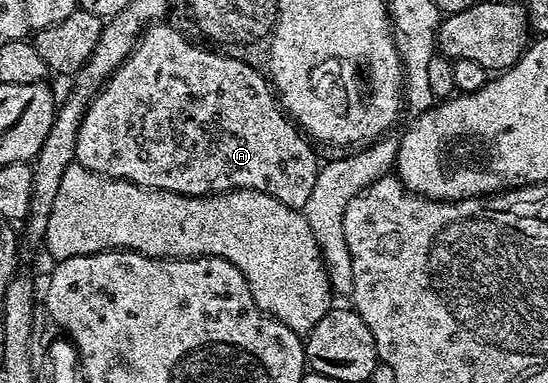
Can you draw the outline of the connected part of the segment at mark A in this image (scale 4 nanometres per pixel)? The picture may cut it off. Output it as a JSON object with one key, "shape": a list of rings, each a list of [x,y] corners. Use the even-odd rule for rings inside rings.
{"shape":[[[166,22],[150,25],[128,54],[126,61],[106,79],[106,83],[90,99],[90,105],[76,134],[74,158],[77,164],[113,180],[127,180],[141,188],[155,188],[161,192],[175,192],[185,196],[216,196],[219,192],[234,192],[237,188],[247,188],[268,194],[290,208],[301,210],[308,202],[308,194],[312,194],[312,186],[316,186],[320,160],[315,149],[310,149],[311,141],[299,131],[294,120],[280,107],[275,89],[269,80],[261,76],[252,66],[231,56],[223,56],[221,52],[215,52],[209,47],[199,46],[187,39],[177,27],[169,28],[168,25]]]}

